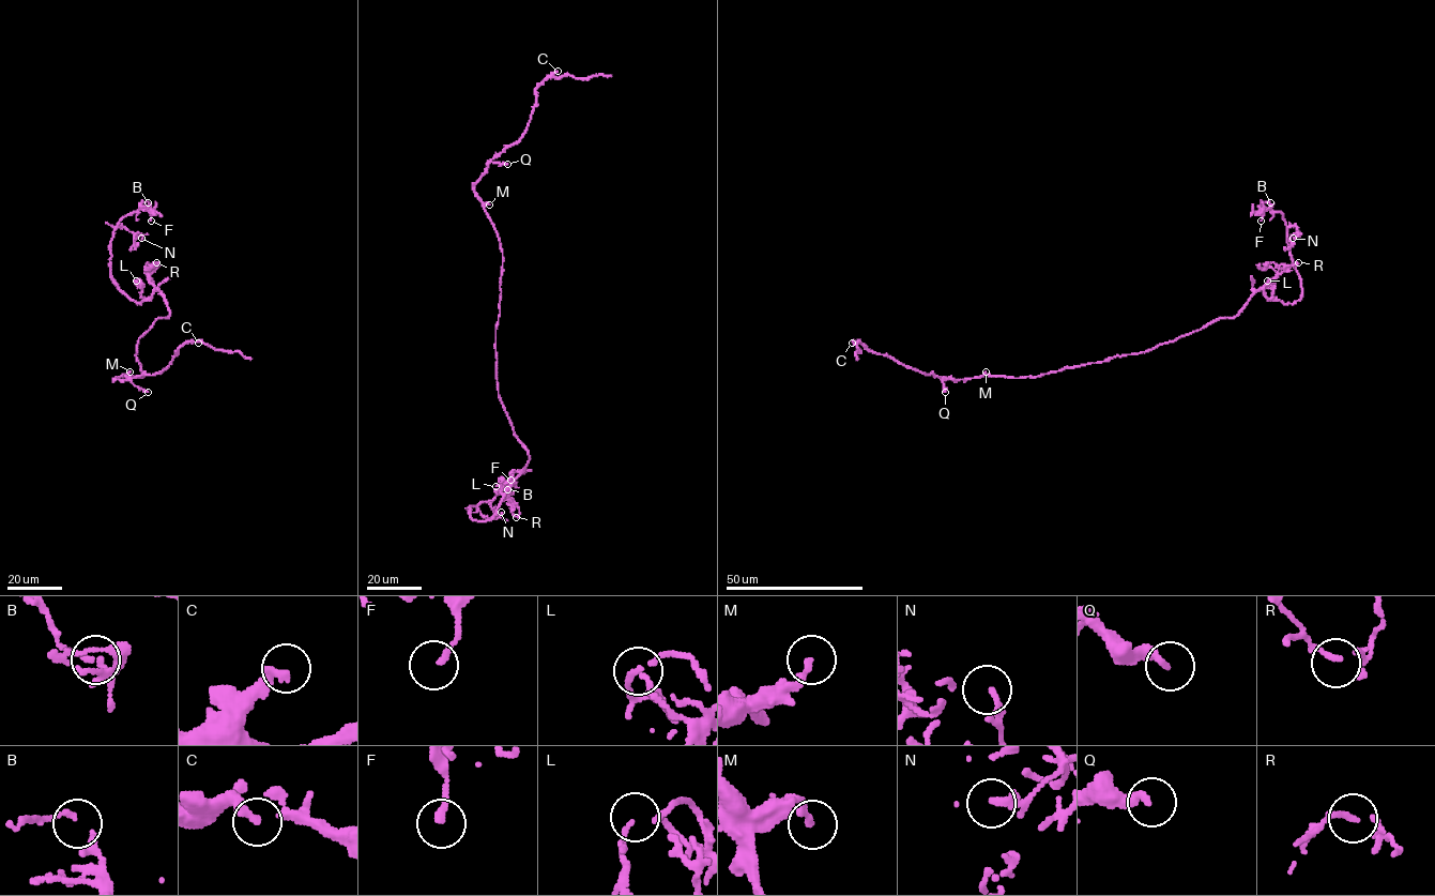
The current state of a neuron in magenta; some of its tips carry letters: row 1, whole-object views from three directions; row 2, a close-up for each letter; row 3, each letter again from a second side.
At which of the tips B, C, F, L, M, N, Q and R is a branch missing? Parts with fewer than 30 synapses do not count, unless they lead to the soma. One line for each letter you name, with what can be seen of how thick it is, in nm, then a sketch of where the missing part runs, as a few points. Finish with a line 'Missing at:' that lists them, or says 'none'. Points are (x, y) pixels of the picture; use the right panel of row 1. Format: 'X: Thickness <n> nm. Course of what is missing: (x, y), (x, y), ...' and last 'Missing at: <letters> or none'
Missing at: none

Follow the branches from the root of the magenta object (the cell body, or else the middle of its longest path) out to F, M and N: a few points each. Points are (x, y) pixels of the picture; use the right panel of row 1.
F: (1121, 355), (1233, 317), (1260, 290), (1284, 303), (1298, 301), (1301, 278), (1286, 223), (1270, 210), (1261, 221)
M: (1121, 355), (1034, 377), (991, 376), (986, 371)
N: (1121, 355), (1233, 317), (1260, 290), (1284, 303), (1298, 301), (1290, 226), (1300, 236), (1293, 238)

